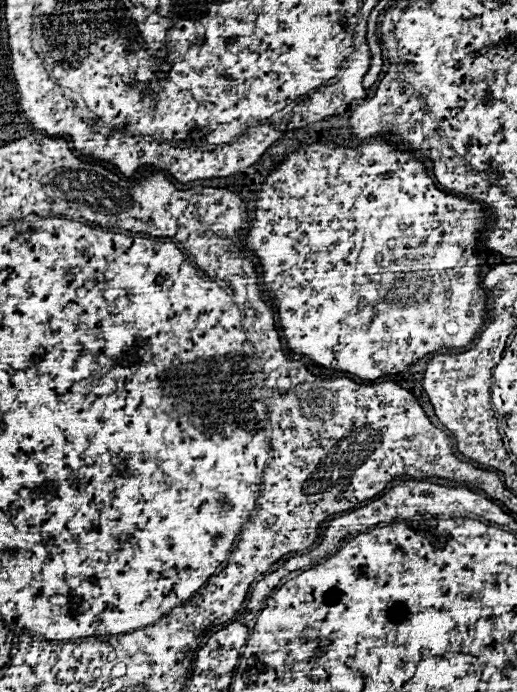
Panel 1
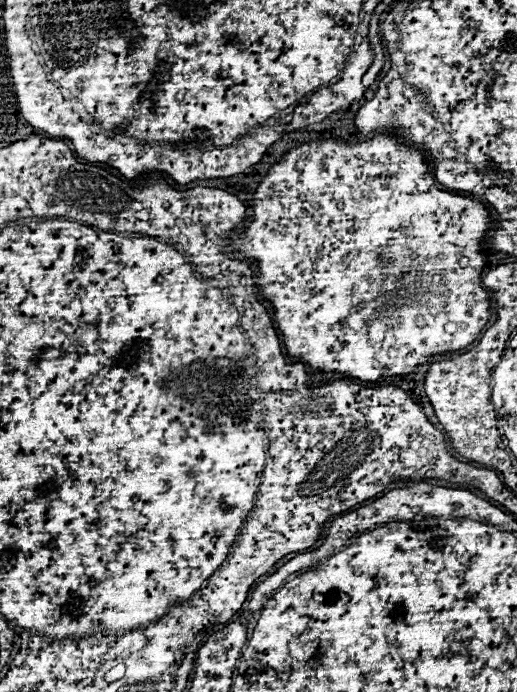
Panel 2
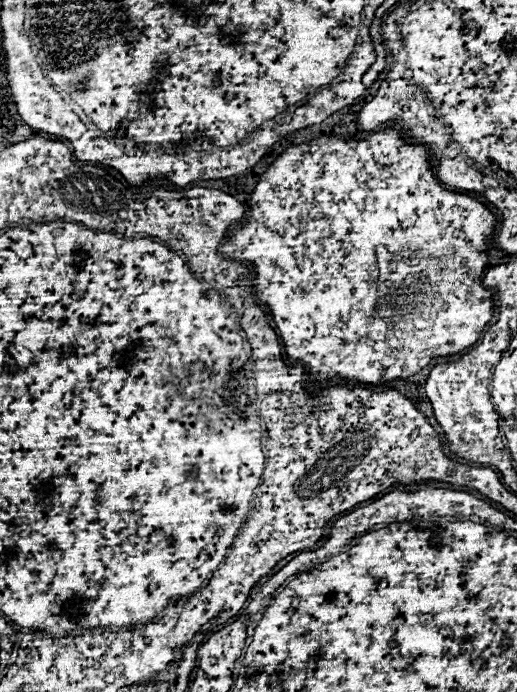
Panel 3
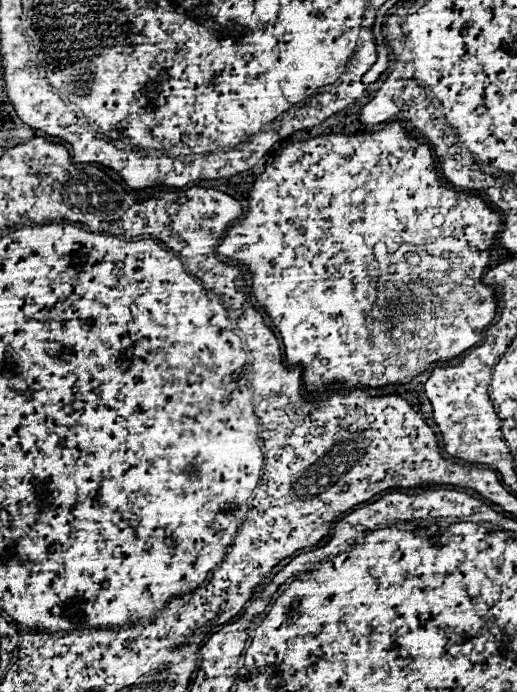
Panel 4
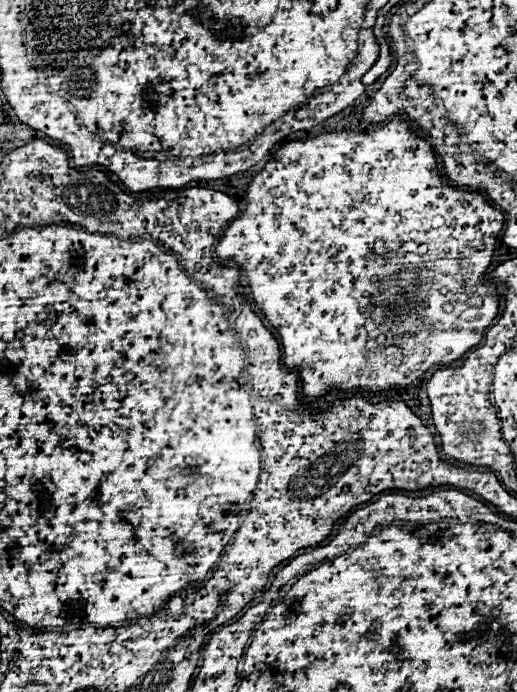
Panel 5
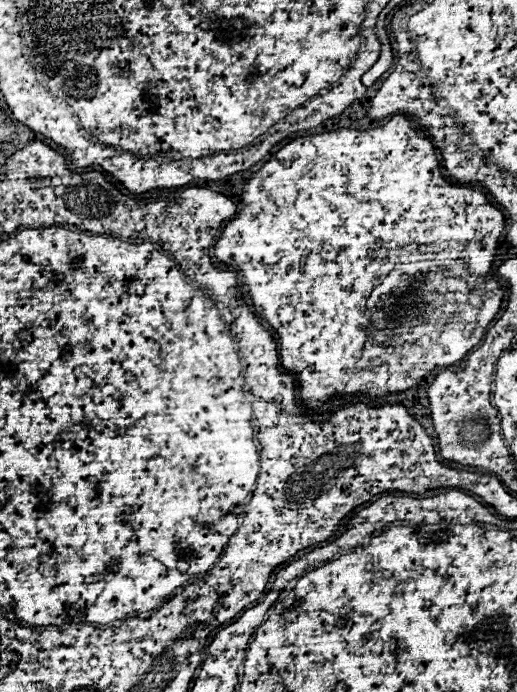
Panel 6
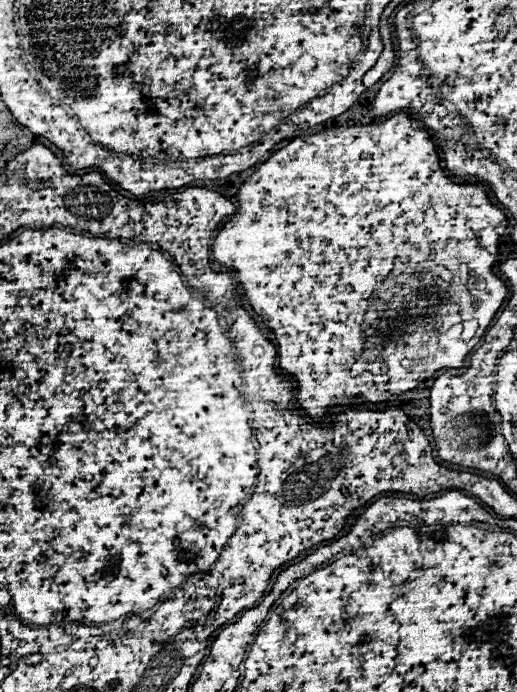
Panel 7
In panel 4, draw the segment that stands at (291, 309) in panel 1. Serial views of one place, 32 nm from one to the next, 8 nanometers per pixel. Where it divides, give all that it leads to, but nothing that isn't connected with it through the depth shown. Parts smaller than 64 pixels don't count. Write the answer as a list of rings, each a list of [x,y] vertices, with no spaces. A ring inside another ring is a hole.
[[[394,122],[388,124],[384,130],[370,132],[370,134],[354,134],[354,136],[324,134],[308,142],[290,144],[284,150],[280,150],[274,162],[266,166],[266,172],[262,172],[254,182],[248,198],[248,214],[228,230],[224,242],[218,246],[218,254],[250,270],[252,294],[260,304],[258,308],[264,308],[272,324],[278,328],[286,350],[286,362],[292,366],[302,366],[306,392],[320,394],[329,384],[338,384],[342,388],[352,388],[358,384],[370,388],[382,388],[394,382],[402,382],[402,384],[410,382],[432,362],[436,362],[436,292],[440,292],[440,300],[444,300],[444,308],[448,308],[448,312],[440,316],[440,320],[444,320],[444,360],[452,360],[464,350],[468,350],[470,346],[474,346],[476,342],[480,342],[484,328],[490,324],[490,320],[496,314],[494,288],[486,286],[482,282],[482,276],[490,260],[490,254],[484,252],[490,252],[494,244],[494,236],[498,234],[498,226],[500,226],[500,214],[488,208],[484,200],[474,194],[446,188],[438,172],[434,170],[434,158],[428,144],[416,142],[416,138],[408,136],[402,124]]]

